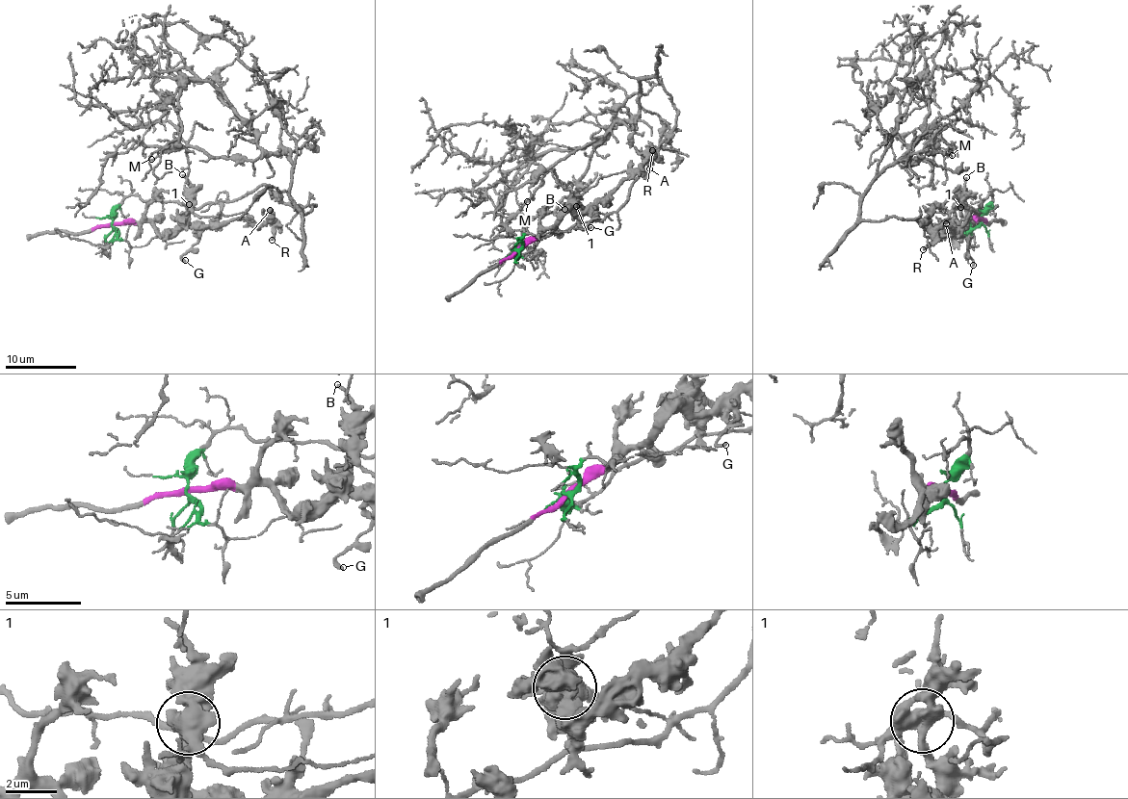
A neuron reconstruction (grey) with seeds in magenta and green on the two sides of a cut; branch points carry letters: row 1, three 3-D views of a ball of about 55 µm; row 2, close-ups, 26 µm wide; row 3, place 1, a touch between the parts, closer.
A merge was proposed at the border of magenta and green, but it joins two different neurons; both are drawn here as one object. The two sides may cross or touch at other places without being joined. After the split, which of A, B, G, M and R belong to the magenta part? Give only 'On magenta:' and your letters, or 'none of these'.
On magenta: A, B, G, R

